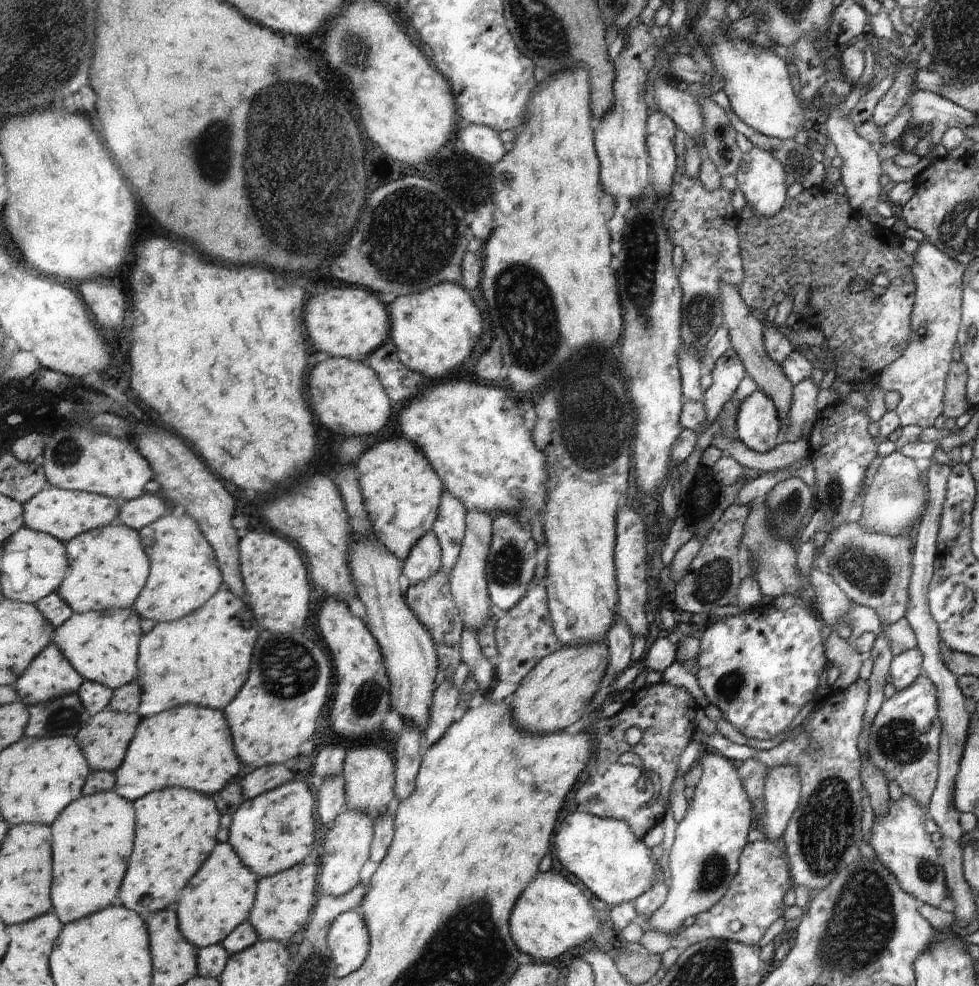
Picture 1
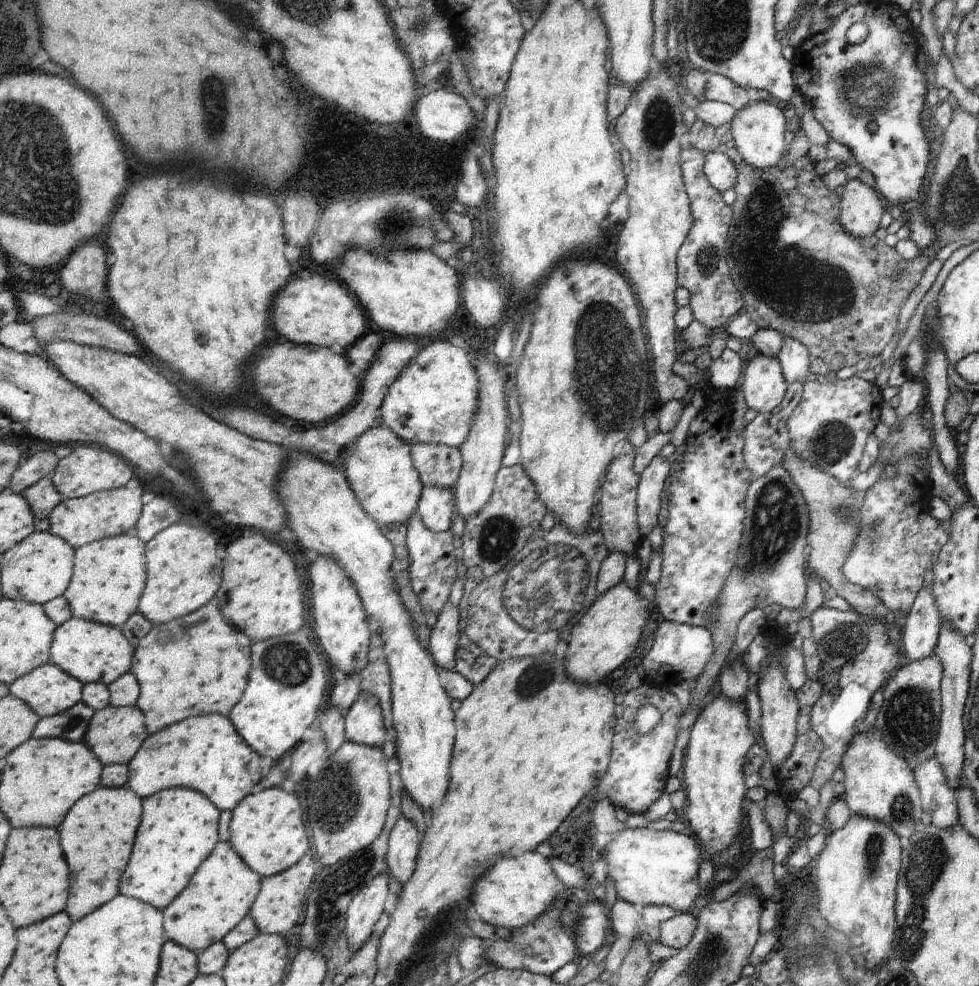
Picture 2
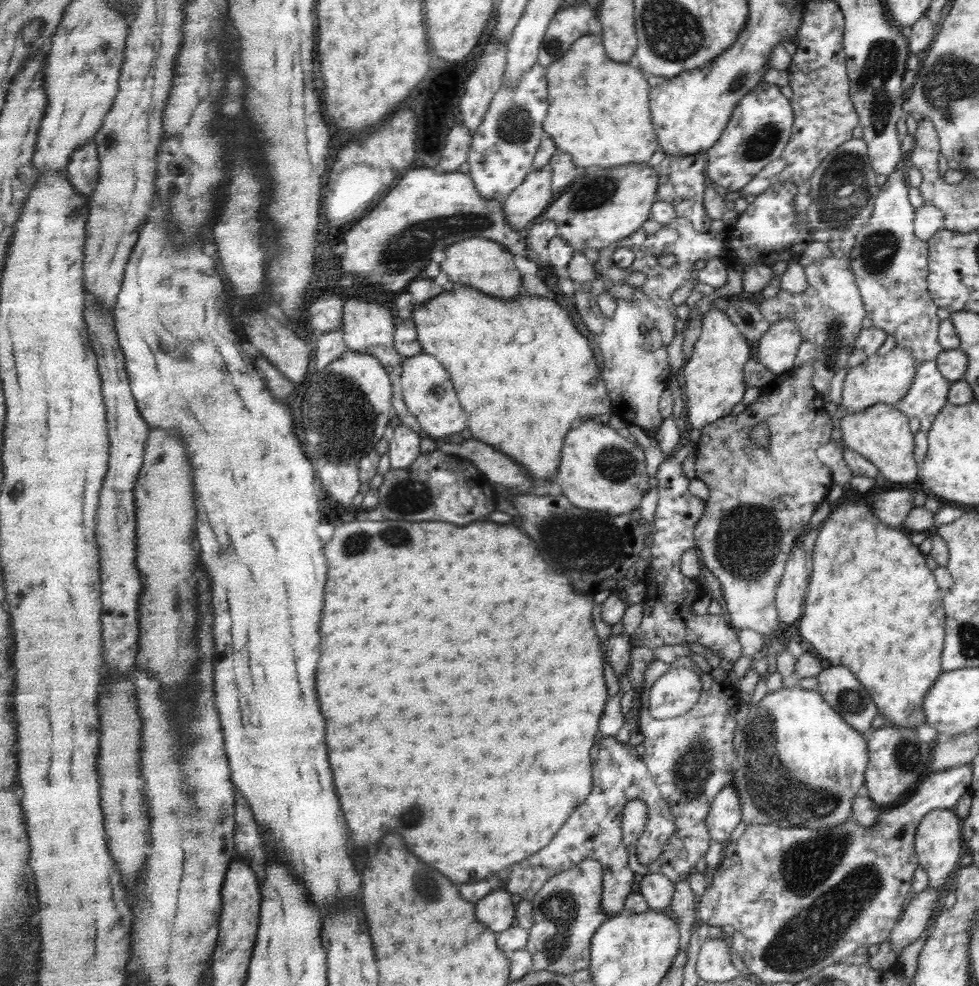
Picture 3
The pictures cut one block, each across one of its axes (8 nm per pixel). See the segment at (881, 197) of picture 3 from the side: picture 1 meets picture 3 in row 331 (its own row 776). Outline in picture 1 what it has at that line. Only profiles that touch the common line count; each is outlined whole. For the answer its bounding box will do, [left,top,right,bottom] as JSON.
[868,676,941,808]

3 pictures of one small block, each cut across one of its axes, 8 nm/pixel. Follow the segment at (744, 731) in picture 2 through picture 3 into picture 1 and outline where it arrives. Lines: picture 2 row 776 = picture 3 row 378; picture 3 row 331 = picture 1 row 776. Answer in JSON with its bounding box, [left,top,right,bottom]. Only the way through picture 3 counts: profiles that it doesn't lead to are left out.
[646,754,752,934]

